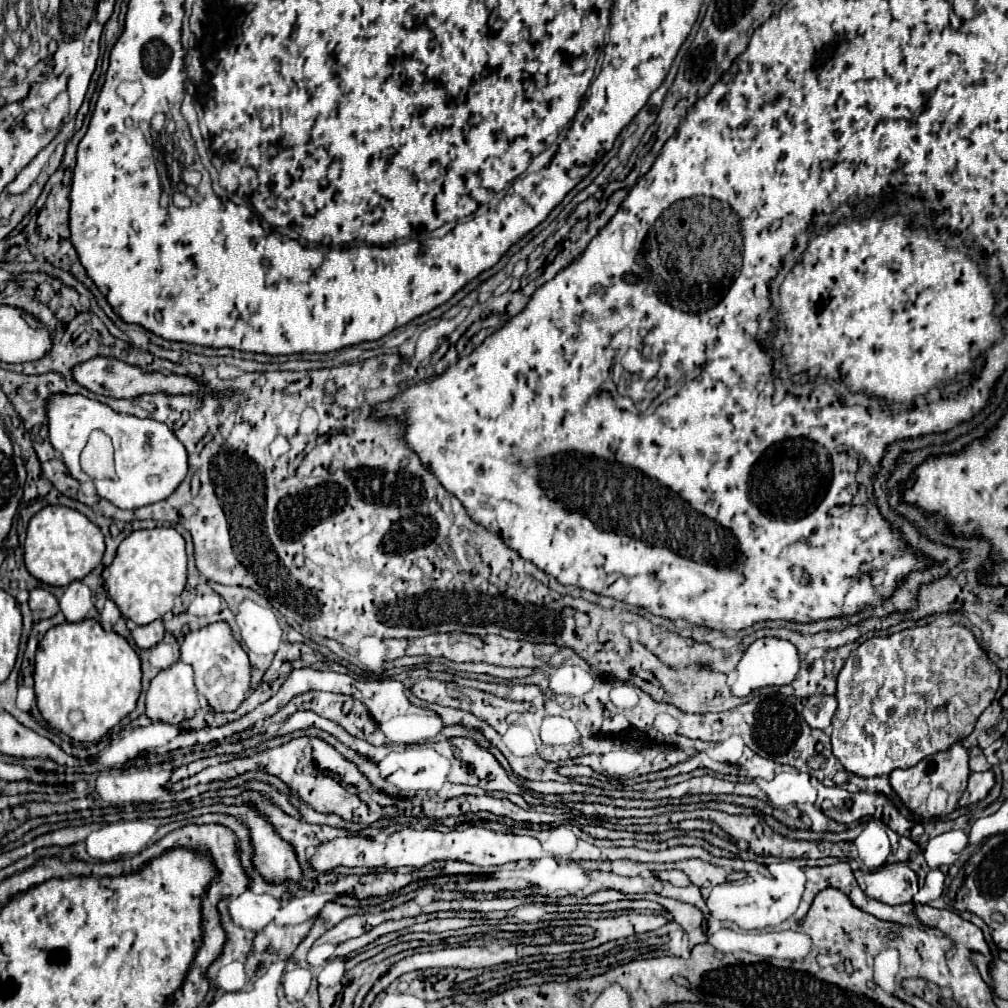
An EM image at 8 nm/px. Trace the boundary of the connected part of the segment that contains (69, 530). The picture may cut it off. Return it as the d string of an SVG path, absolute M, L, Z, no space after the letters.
M48 505L30 519L24 543L26 569L46 585L64 587L76 579L84 579L104 555L104 535L86 515L64 505Z

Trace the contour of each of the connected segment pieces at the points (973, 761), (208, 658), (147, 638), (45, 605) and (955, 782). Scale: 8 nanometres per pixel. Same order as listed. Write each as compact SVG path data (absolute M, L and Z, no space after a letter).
M970 749L970 769L972 771L988 771L990 769L990 763L986 761L986 757L980 749Z
M218 621L194 633L188 633L180 647L180 659L194 667L196 689L208 699L214 711L234 711L246 697L250 689L250 663L248 655L234 639L228 623Z
M160 619L132 629L132 639L140 649L150 649L158 641L162 641L162 637L164 637L164 623Z
M44 587L32 589L28 603L30 603L30 609L32 609L36 619L52 617L58 611L58 599L48 589L44 589Z
M956 743L948 751L934 753L930 757L922 759L914 767L894 769L890 773L890 785L912 813L916 813L924 819L930 819L930 817L944 817L956 809L958 799L962 797L962 793L966 789L968 775L970 775L968 751L960 743Z

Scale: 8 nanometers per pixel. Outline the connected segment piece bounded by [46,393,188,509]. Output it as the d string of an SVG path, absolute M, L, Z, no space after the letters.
M52 393L46 399L48 415L48 439L52 447L60 453L70 475L84 483L90 477L80 469L78 457L86 445L88 435L94 429L102 429L112 437L116 451L116 481L114 479L96 479L96 493L120 509L138 509L148 503L166 499L188 471L188 455L184 445L174 437L174 433L156 419L140 419L134 415L122 415L110 409L108 405L88 399L84 395L70 393Z

